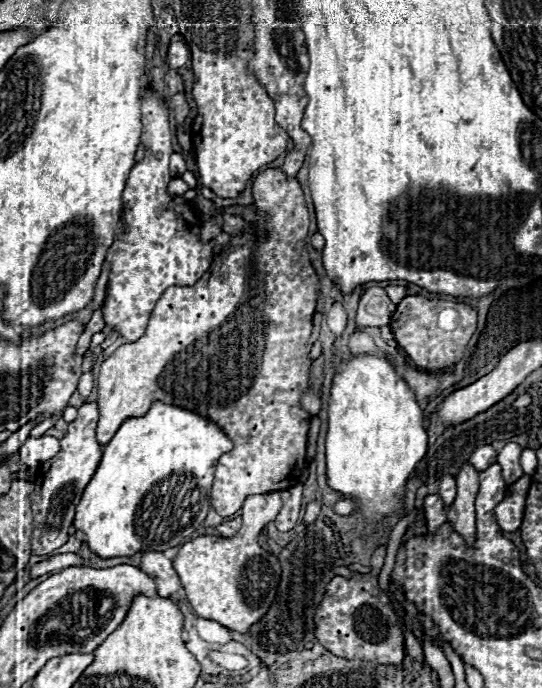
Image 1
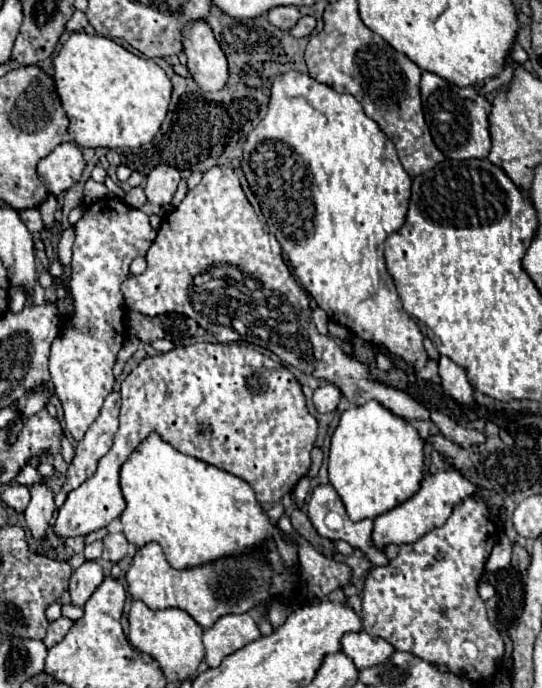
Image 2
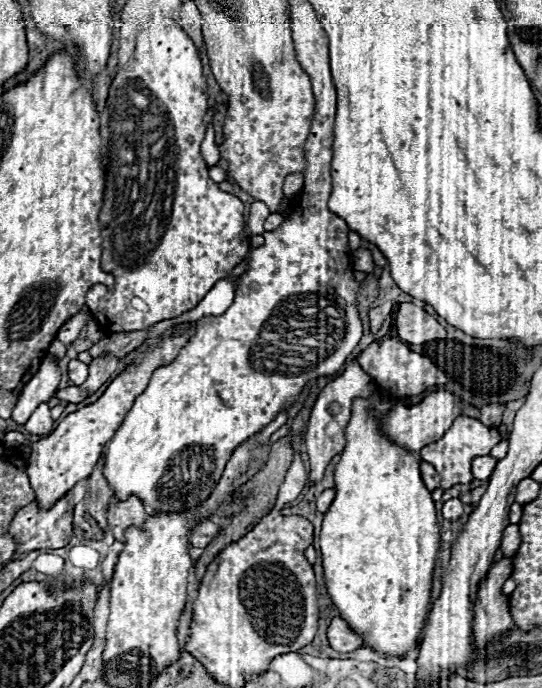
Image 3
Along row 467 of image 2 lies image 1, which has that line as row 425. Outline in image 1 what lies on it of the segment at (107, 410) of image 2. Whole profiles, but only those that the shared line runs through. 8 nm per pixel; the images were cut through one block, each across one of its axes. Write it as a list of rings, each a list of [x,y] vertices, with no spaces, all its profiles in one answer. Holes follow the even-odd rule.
[[[86,402],[78,408],[78,418],[68,424],[68,434],[60,440],[60,452],[40,466],[36,478],[36,490],[32,494],[32,512],[34,512],[34,534],[32,534],[32,554],[44,556],[60,548],[68,540],[68,530],[74,520],[76,506],[90,478],[94,476],[100,458],[102,444],[96,440],[96,422],[98,422],[98,404]]]

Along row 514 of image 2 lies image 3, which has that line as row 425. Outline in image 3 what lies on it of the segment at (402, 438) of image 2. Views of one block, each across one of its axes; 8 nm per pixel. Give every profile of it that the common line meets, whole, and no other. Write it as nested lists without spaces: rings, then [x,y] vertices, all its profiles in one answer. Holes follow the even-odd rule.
[[[386,394],[372,396],[370,400],[354,400],[352,418],[346,428],[346,446],[334,470],[336,498],[324,514],[320,550],[326,588],[340,616],[364,640],[364,646],[384,656],[402,658],[408,652],[416,652],[414,648],[418,648],[420,632],[426,626],[432,572],[440,548],[440,528],[436,524],[432,494],[420,478],[418,458],[412,452],[388,442],[380,432],[380,418],[394,404],[396,402]]]

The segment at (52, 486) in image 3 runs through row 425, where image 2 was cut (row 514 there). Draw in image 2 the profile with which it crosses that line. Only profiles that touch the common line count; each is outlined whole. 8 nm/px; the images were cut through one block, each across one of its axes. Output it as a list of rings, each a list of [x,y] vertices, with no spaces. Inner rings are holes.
[[[204,342],[144,358],[122,382],[120,424],[122,426],[114,436],[114,446],[104,458],[100,458],[96,474],[72,490],[64,506],[58,510],[54,524],[54,532],[58,536],[86,536],[94,530],[106,528],[124,512],[120,494],[120,466],[128,460],[128,454],[132,454],[132,450],[136,450],[136,446],[140,446],[140,442],[144,442],[144,438],[148,438],[152,432],[160,434],[164,442],[176,446],[176,450],[182,454],[246,480],[262,504],[280,502],[282,496],[292,492],[298,480],[306,476],[310,468],[310,452],[318,432],[316,420],[306,408],[302,386],[290,370],[248,346]]]

